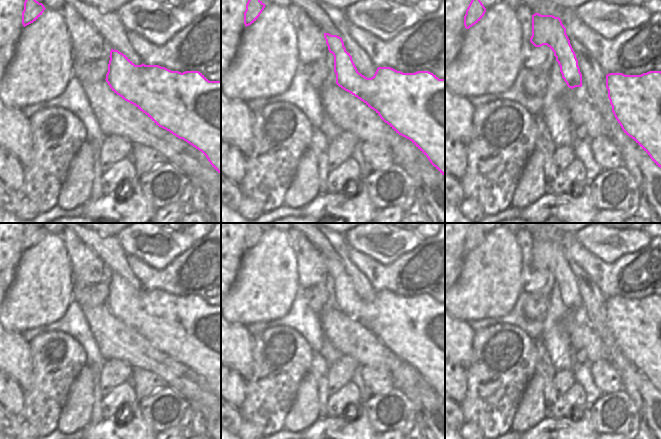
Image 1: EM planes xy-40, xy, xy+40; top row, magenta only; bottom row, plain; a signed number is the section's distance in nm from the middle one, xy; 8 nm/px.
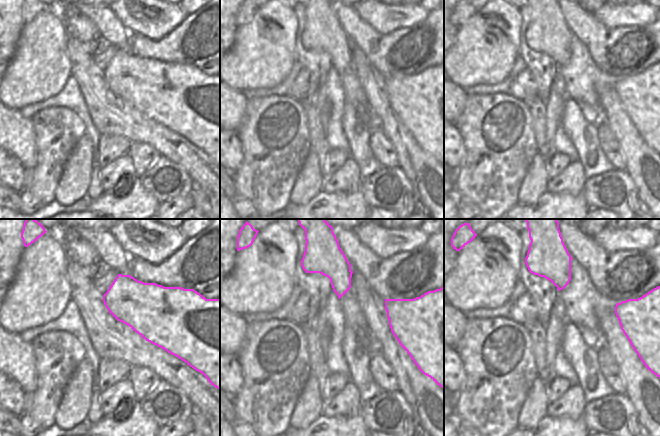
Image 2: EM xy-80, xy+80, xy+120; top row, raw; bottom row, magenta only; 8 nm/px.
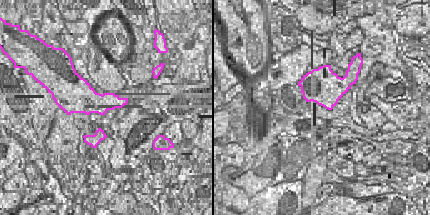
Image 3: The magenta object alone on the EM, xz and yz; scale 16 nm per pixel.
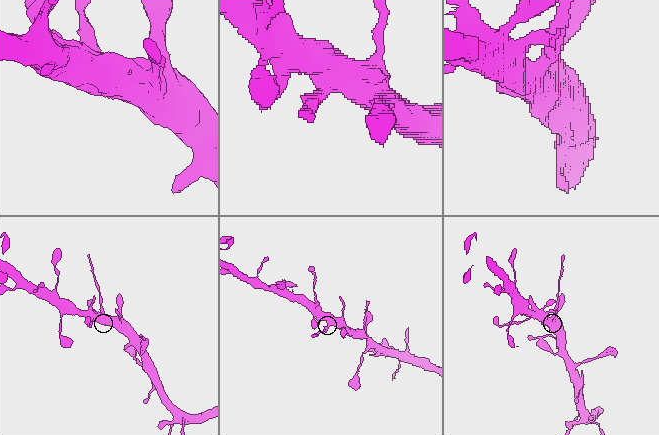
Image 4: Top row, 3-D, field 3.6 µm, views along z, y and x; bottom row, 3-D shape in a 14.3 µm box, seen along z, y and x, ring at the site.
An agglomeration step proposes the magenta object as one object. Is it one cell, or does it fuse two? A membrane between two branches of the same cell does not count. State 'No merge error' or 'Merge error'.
Merge error.

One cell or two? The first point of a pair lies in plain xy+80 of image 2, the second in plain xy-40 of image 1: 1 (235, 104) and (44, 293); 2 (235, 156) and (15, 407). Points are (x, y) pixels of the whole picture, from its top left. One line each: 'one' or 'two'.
1: two
2: one

